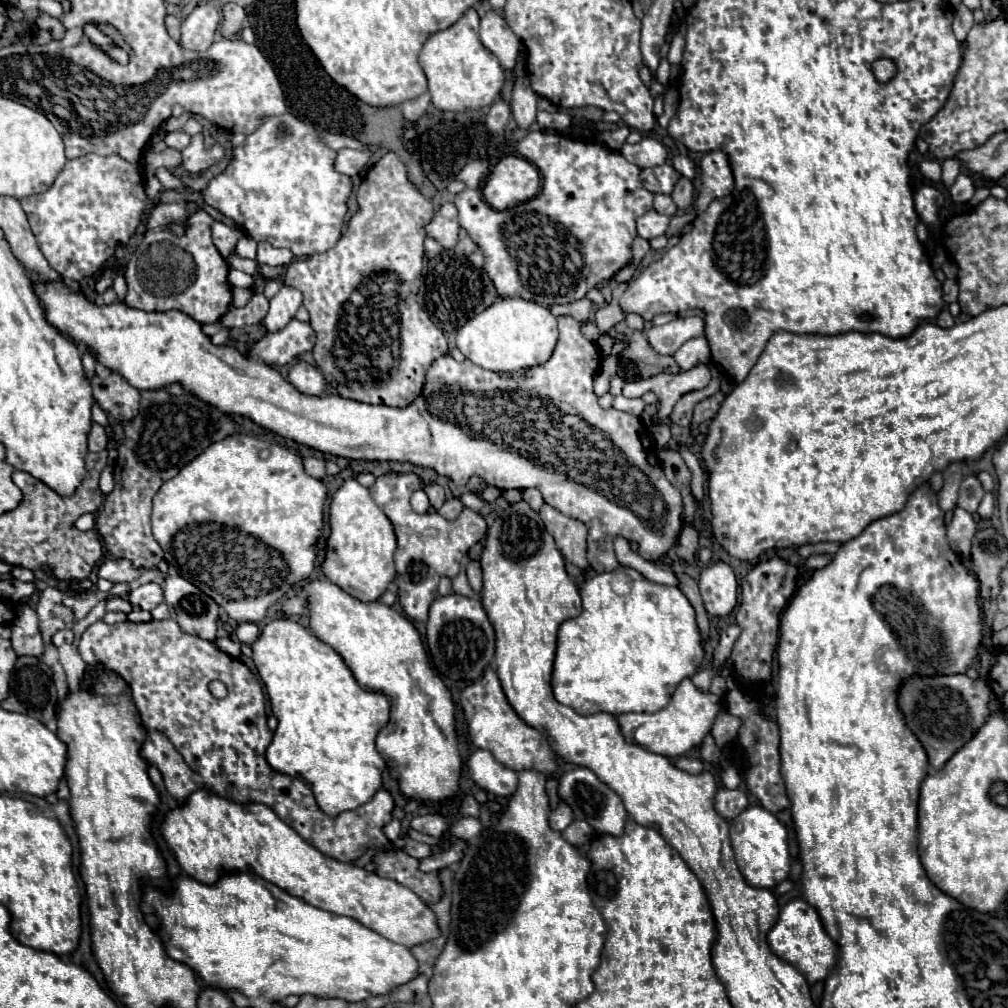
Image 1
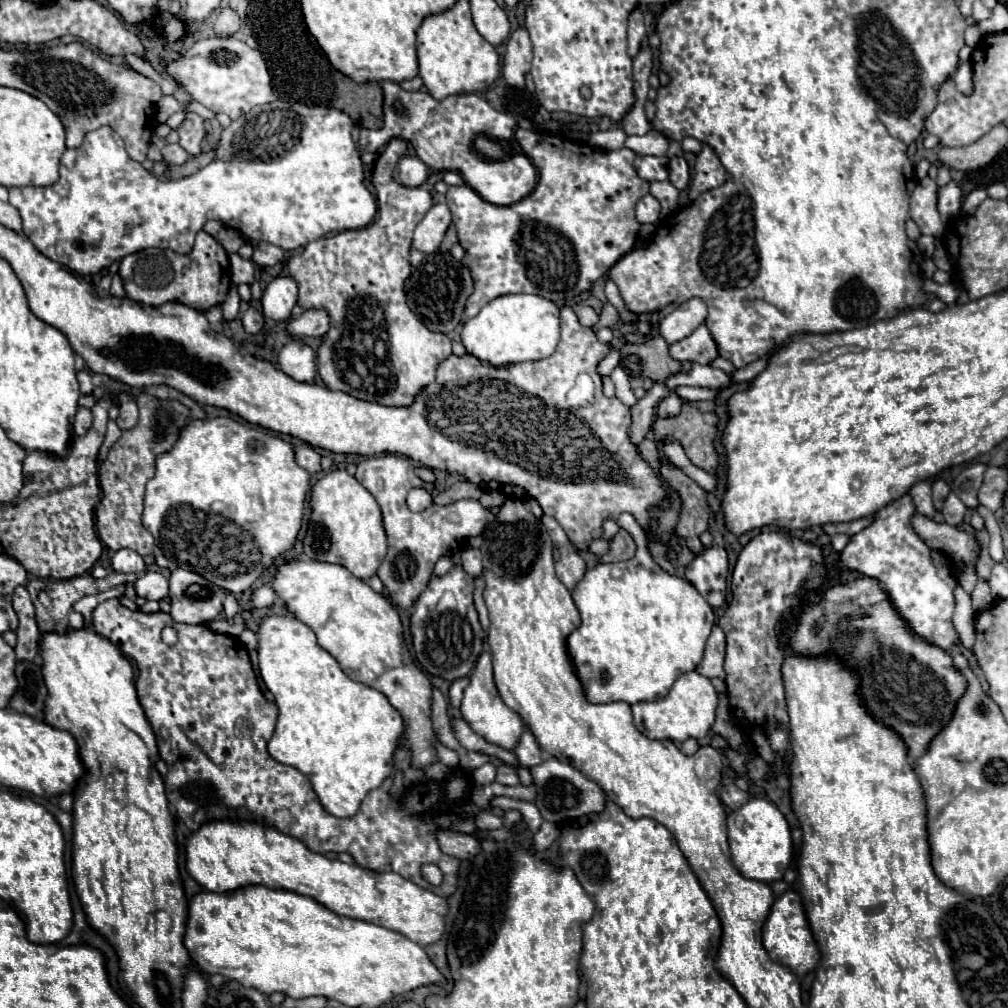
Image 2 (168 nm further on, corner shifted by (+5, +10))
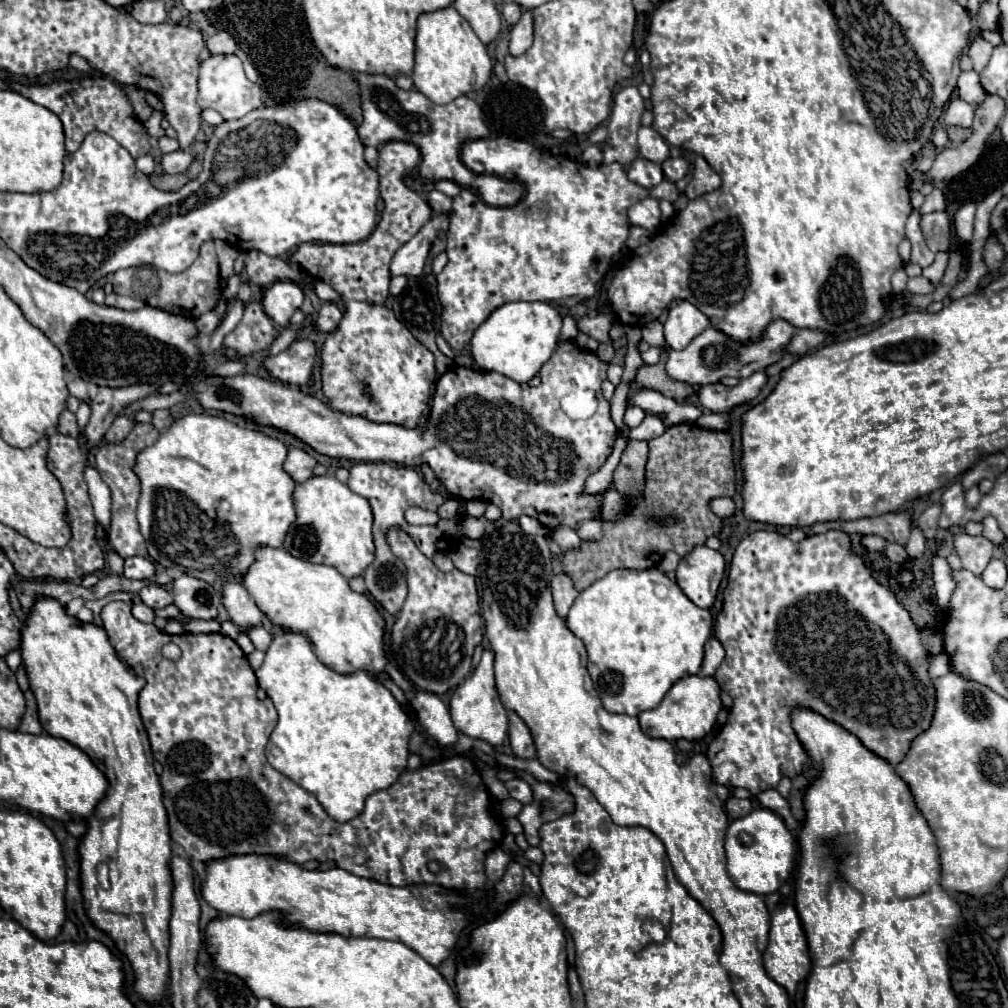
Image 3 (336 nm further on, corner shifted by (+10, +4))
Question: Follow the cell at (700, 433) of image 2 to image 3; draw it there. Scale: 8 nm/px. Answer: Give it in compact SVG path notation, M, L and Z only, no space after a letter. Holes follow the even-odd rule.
M676 424L666 428L658 438L648 440L648 462L646 462L646 494L622 520L604 522L604 538L600 542L584 542L582 548L566 552L562 558L564 572L574 580L578 590L588 588L594 580L602 578L616 568L654 568L668 550L674 550L678 556L690 554L696 546L704 544L708 536L720 532L722 520L712 514L708 500L716 496L734 496L734 458L732 458L732 436L730 432L716 432L700 428L698 424Z

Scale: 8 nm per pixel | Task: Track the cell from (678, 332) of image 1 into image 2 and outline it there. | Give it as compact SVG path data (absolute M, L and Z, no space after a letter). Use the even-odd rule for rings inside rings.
M691 298L677 306L669 316L665 316L659 324L659 334L669 342L677 342L687 338L697 326L701 326L707 318L707 306L701 298Z

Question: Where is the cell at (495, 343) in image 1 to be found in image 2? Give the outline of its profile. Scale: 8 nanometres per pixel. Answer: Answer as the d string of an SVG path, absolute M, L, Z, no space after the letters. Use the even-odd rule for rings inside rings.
M507 294L491 300L461 330L463 346L479 360L493 366L533 362L551 356L559 344L559 306L535 294Z

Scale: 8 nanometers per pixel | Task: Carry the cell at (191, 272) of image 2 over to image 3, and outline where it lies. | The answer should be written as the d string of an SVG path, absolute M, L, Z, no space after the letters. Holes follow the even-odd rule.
M204 242L200 246L200 254L194 260L194 264L180 274L170 274L166 270L144 264L144 266L134 266L134 268L124 268L124 270L114 272L112 284L114 284L116 294L138 298L148 306L162 308L168 312L178 312L186 318L198 318L204 312L212 310L222 296L220 270L218 270L218 260L216 260L212 242Z

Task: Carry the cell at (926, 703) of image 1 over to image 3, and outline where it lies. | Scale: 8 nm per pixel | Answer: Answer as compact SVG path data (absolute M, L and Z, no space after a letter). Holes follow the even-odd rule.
M768 530L752 532L750 536L746 536L738 544L734 558L730 562L728 586L724 590L724 606L722 606L722 612L716 616L714 636L720 640L720 644L726 650L726 658L720 664L720 668L716 670L714 680L720 684L722 690L726 690L730 694L734 704L728 712L728 722L724 724L720 734L710 742L706 756L712 764L714 782L718 782L726 788L742 786L742 788L750 790L752 794L758 794L762 790L776 788L782 774L788 774L790 778L794 778L796 774L802 772L802 768L808 764L808 756L806 756L802 744L798 742L798 738L796 738L796 734L790 726L790 710L798 704L812 708L812 710L820 712L822 716L838 722L840 726L844 726L846 730L856 734L864 742L864 746L868 746L874 754L892 762L892 766L900 764L906 758L912 740L918 734L922 734L930 728L930 722L932 722L932 716L934 716L934 710L936 710L936 690L934 690L932 678L928 676L928 652L922 646L920 630L914 624L914 620L910 618L908 610L902 608L898 604L898 600L894 598L894 594L870 574L870 570L864 566L862 558L852 552L850 536L840 532L840 530L830 530L826 534L808 536L800 544L794 544L788 536L782 536L778 532L768 532Z

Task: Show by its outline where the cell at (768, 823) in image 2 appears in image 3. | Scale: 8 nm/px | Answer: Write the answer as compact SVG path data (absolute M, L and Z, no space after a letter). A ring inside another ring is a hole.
M758 808L728 826L726 858L728 874L740 890L754 894L770 894L776 892L790 876L794 862L794 838L776 812Z

